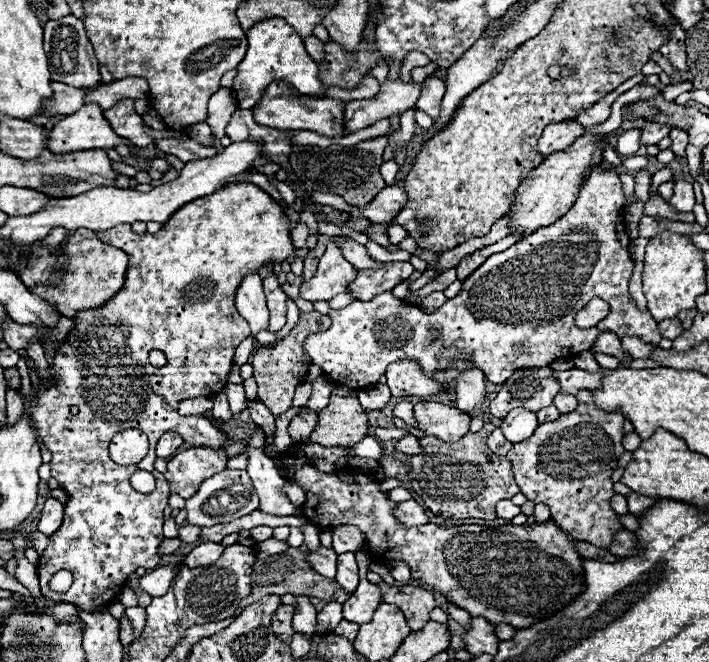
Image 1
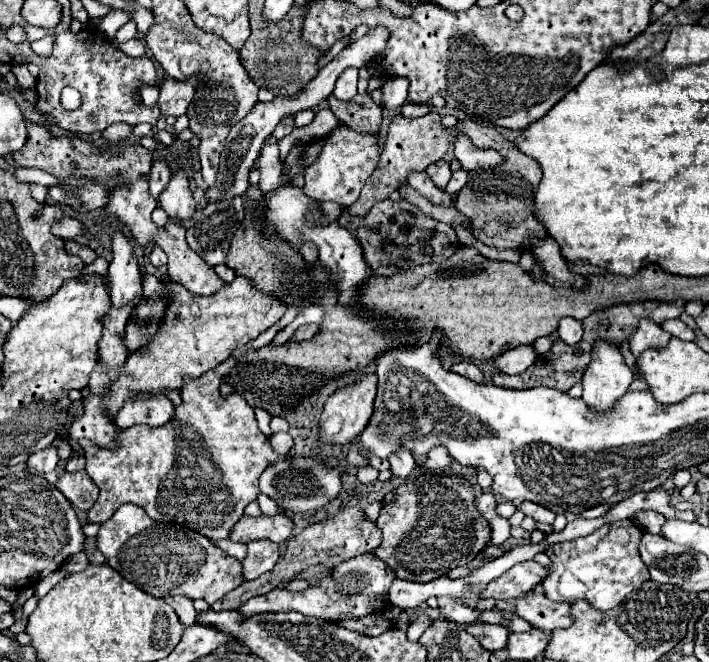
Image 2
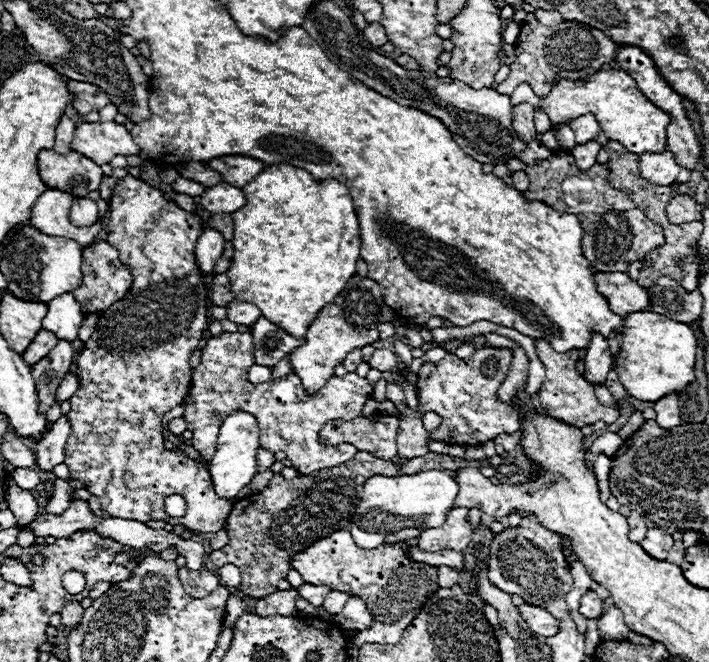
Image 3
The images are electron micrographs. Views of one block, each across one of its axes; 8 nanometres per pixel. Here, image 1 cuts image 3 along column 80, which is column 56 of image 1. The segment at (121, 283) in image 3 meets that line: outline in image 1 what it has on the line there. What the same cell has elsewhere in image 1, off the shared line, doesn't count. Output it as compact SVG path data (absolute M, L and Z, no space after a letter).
M78 228L74 234L70 234L64 240L60 262L64 262L62 270L66 270L62 274L60 282L50 284L50 286L36 284L30 288L30 292L38 294L42 300L54 304L60 310L60 314L70 318L80 310L102 306L108 298L112 298L112 294L116 294L122 288L126 268L128 268L128 254L122 254L122 250L116 250L116 248L100 242L94 232L90 232L86 228Z

